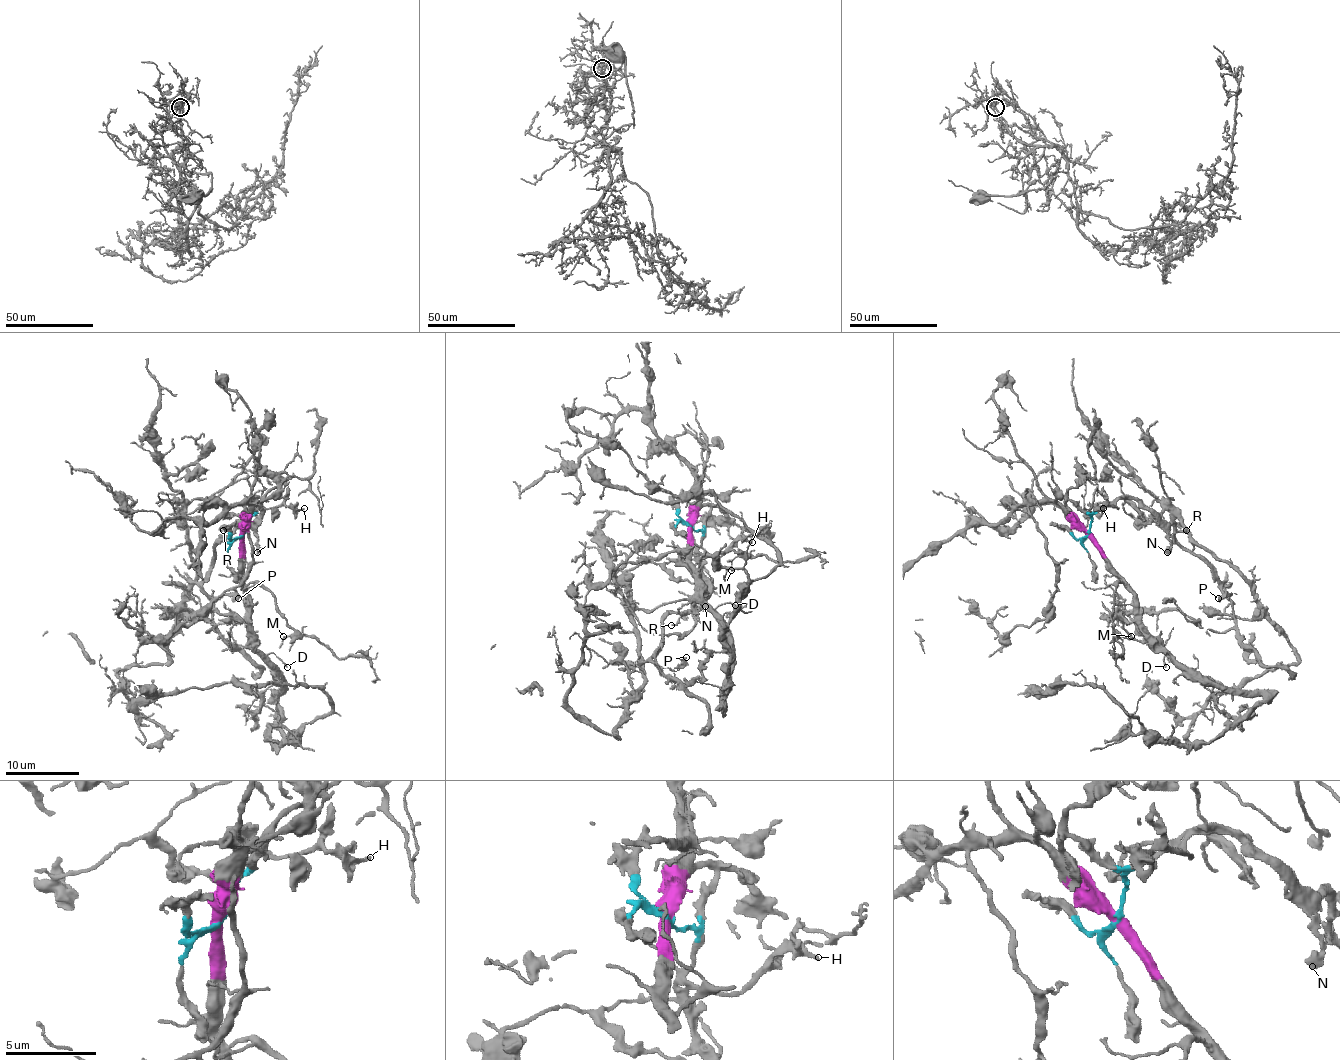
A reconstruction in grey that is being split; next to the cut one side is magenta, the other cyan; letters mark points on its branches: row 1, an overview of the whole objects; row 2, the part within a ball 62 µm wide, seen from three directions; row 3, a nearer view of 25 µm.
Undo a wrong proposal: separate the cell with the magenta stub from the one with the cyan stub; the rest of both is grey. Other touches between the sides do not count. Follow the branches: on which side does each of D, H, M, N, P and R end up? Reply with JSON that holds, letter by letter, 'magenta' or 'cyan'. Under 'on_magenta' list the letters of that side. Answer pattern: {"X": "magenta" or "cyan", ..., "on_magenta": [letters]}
{"D": "magenta", "H": "cyan", "M": "magenta", "N": "cyan", "P": "cyan", "R": "cyan", "on_magenta": ["D", "M"]}

